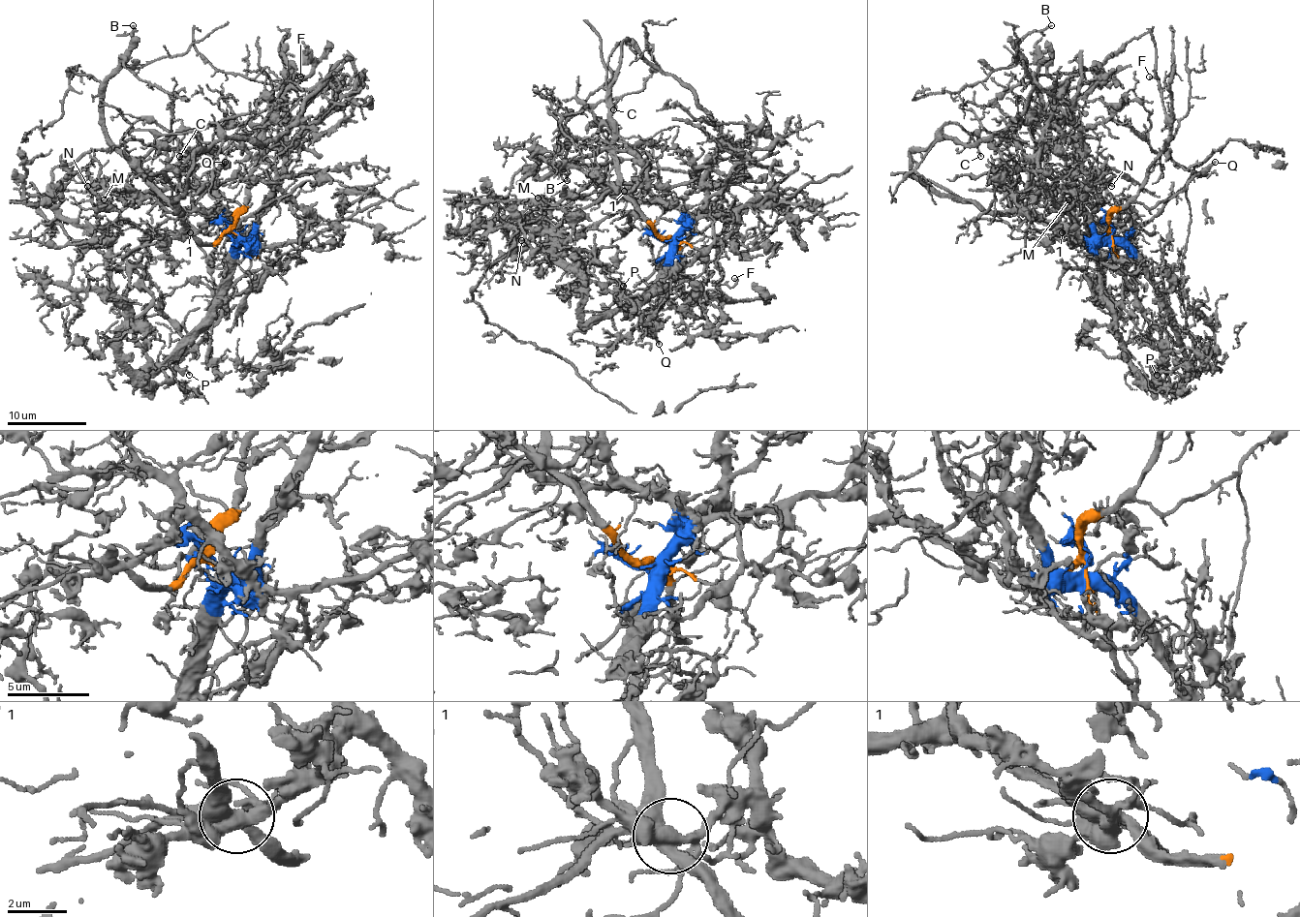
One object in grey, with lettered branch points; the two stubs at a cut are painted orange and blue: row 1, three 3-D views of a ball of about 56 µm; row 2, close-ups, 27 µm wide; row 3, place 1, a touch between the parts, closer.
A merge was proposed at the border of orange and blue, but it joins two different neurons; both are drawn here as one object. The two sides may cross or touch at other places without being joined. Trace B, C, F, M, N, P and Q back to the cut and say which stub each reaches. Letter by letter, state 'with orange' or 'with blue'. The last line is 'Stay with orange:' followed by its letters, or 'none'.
B: with orange
C: with orange
F: with orange
M: with blue
N: with blue
P: with blue
Q: with orange
Stay with orange: B, C, F, Q

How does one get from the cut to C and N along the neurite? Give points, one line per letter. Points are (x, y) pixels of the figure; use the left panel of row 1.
C: (235, 233), (201, 243), (188, 231), (186, 219), (124, 151), (124, 136), (132, 130), (182, 134), (179, 155)
N: (235, 233), (235, 261), (213, 307), (148, 379), (150, 388), (124, 361), (124, 311), (88, 185)

